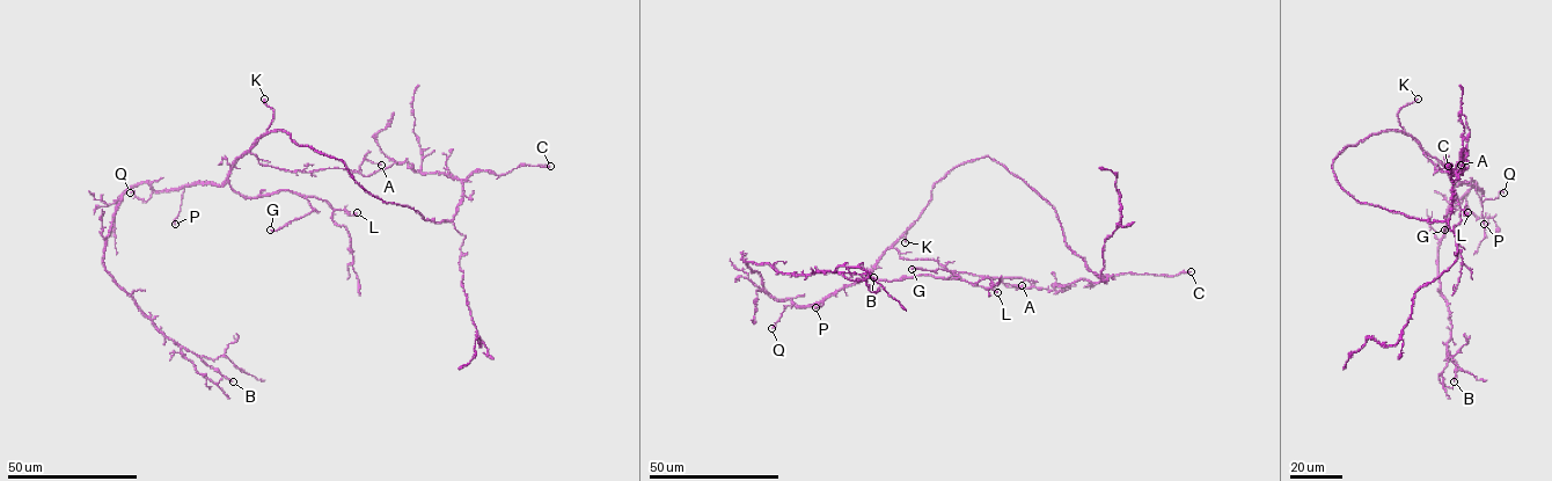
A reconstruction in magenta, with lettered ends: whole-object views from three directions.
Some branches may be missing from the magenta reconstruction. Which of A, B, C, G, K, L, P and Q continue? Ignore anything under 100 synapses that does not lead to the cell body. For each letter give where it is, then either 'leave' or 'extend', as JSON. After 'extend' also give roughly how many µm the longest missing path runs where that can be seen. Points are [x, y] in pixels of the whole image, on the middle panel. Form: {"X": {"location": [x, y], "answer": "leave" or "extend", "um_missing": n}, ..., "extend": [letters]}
{"A": {"location": [1022, 285], "answer": "leave"}, "B": {"location": [873, 277], "answer": "leave"}, "C": {"location": [1191, 271], "answer": "leave"}, "G": {"location": [912, 269], "answer": "leave"}, "K": {"location": [905, 242], "answer": "extend", "um_missing": 50}, "L": {"location": [997, 292], "answer": "leave"}, "P": {"location": [815, 307], "answer": "leave"}, "Q": {"location": [771, 328], "answer": "leave"}, "extend": ["K"]}

